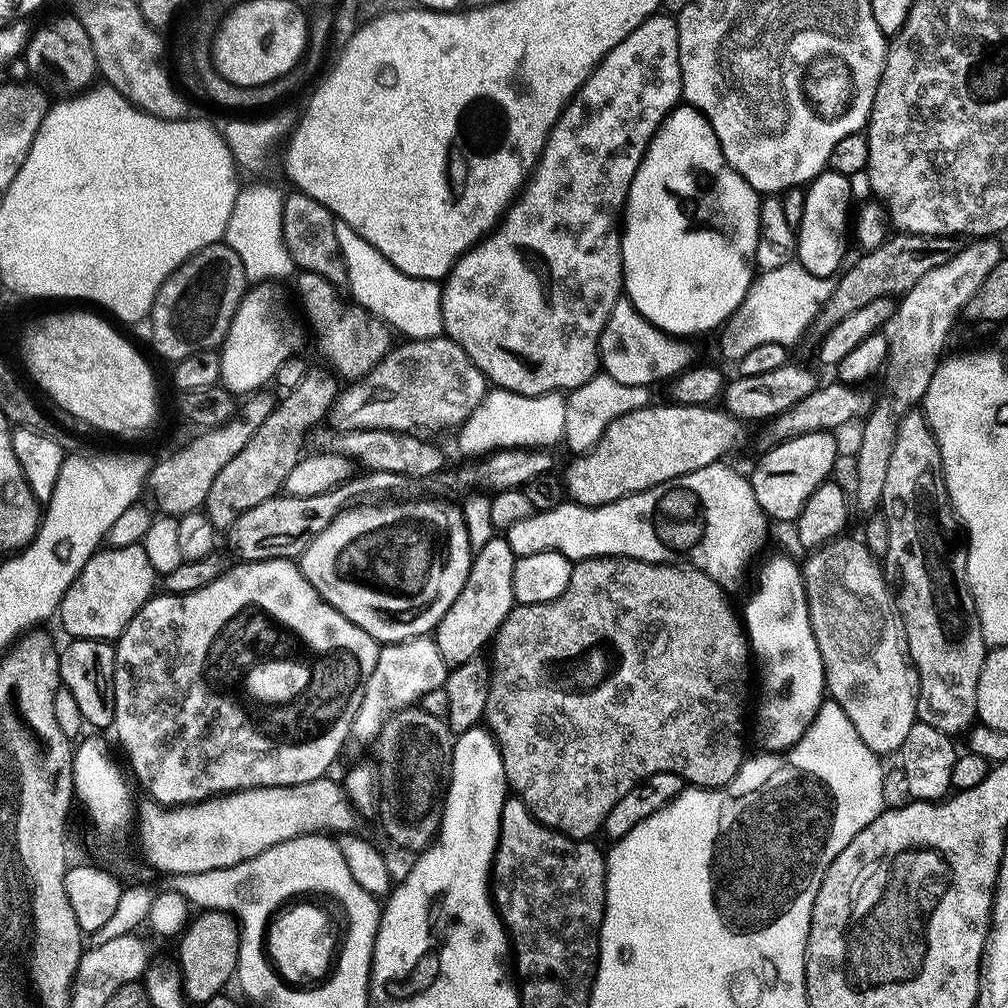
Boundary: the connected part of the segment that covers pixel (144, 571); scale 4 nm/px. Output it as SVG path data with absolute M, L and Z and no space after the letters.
M140 544L125 549L108 548L92 557L92 561L78 574L74 586L64 595L58 620L64 623L69 637L78 640L119 641L120 635L134 622L136 615L147 606L158 588L158 574L146 558Z

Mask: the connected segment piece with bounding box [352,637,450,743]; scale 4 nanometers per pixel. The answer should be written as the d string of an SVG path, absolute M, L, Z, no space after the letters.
M429 637L409 640L404 644L393 644L380 651L378 666L367 683L362 706L359 707L352 727L353 739L358 742L375 741L383 724L405 708L413 707L431 690L444 687L448 683L449 667L441 656L437 644Z

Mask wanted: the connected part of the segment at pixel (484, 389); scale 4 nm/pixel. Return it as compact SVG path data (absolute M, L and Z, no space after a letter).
M447 336L404 344L389 352L371 374L341 391L328 419L338 433L376 430L412 434L420 428L454 430L463 427L488 396L490 385L485 375Z

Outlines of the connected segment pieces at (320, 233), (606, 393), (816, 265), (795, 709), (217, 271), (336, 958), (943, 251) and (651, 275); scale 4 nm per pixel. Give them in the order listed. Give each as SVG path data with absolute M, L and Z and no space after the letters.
M293 191L293 196L289 195L284 202L284 238L285 244L288 247L295 267L300 272L313 272L322 278L326 278L331 284L337 286L347 285L348 271L346 270L346 262L342 254L342 246L338 242L338 223L335 216L326 206L322 206L314 198L305 196L303 192Z
M598 374L586 386L576 388L575 391L569 393L567 397L567 412L566 412L566 434L565 447L570 448L573 455L584 455L592 451L600 444L600 440L608 432L610 425L618 418L624 417L626 414L634 413L638 409L644 409L651 405L650 400L651 391L644 387L624 386L622 383L617 382L614 378Z
M825 170L817 180L807 185L806 193L805 213L796 242L798 263L810 274L831 280L843 269L844 255L850 247L850 217L854 212L851 182L847 176Z
M776 556L760 572L760 581L756 584L756 593L748 600L744 612L742 608L742 623L746 629L748 643L752 649L755 663L758 665L758 684L760 680L760 709L756 712L756 720L760 723L760 736L769 753L779 754L793 748L797 742L804 737L806 730L814 722L814 718L820 713L820 707L826 703L826 685L824 682L824 663L822 654L818 650L818 642L814 638L814 626L810 622L810 606L808 605L808 591L804 585L804 573L799 563L795 564L788 556Z
M227 243L211 244L206 250L192 257L179 272L172 275L171 287L176 287L176 297L172 300L172 320L168 320L167 291L161 290L152 307L150 325L152 324L152 344L160 356L171 362L179 362L199 352L211 352L223 345L228 337L230 326L240 309L240 303L250 291L250 281L244 269L242 258L229 248Z
M311 888L285 897L268 913L261 933L260 953L281 988L293 994L316 995L328 988L328 980L336 978L351 936L352 916L343 897Z
M896 234L885 240L884 245L878 250L865 252L858 266L845 271L835 281L836 289L833 296L816 318L815 331L826 334L830 330L834 330L834 326L838 326L838 322L846 322L846 318L850 318L850 314L870 306L870 302L902 298L910 290L914 290L914 286L918 286L918 282L922 282L922 278L926 278L926 274L930 274L930 270L947 262L949 256L954 252L952 244L951 239L938 236Z
M678 106L665 118L664 125L656 131L656 136L648 148L646 158L638 170L628 195L628 207L622 220L622 235L624 237L624 287L627 299L632 301L638 311L649 320L653 326L667 332L673 338L692 338L688 336L704 336L707 332L715 333L723 329L725 324L736 314L743 300L747 297L754 279L754 261L756 247L760 237L760 206L761 193L754 191L747 182L735 172L726 162L722 154L722 146L718 142L718 134L714 134L714 126L697 108Z

